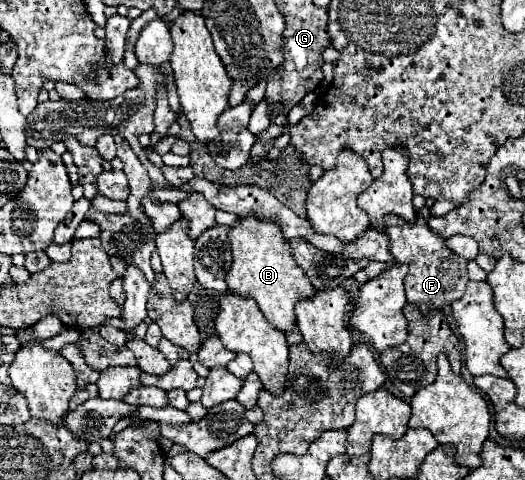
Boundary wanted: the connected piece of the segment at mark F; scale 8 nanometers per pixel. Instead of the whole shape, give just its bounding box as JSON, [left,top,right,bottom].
[384,215,468,311]

